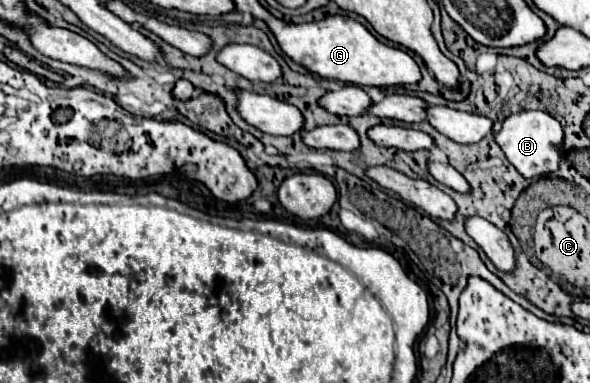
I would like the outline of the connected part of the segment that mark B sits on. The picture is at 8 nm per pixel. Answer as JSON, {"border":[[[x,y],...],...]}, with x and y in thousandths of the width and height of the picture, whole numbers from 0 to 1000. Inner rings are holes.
{"border":[[[883,290],[876,300],[866,300],[856,311],[853,337],[839,352],[839,368],[856,394],[856,410],[863,426],[890,462],[890,467],[910,467],[934,457],[947,441],[951,420],[951,379],[954,379],[954,332],[951,321],[934,305],[924,290]]]}

